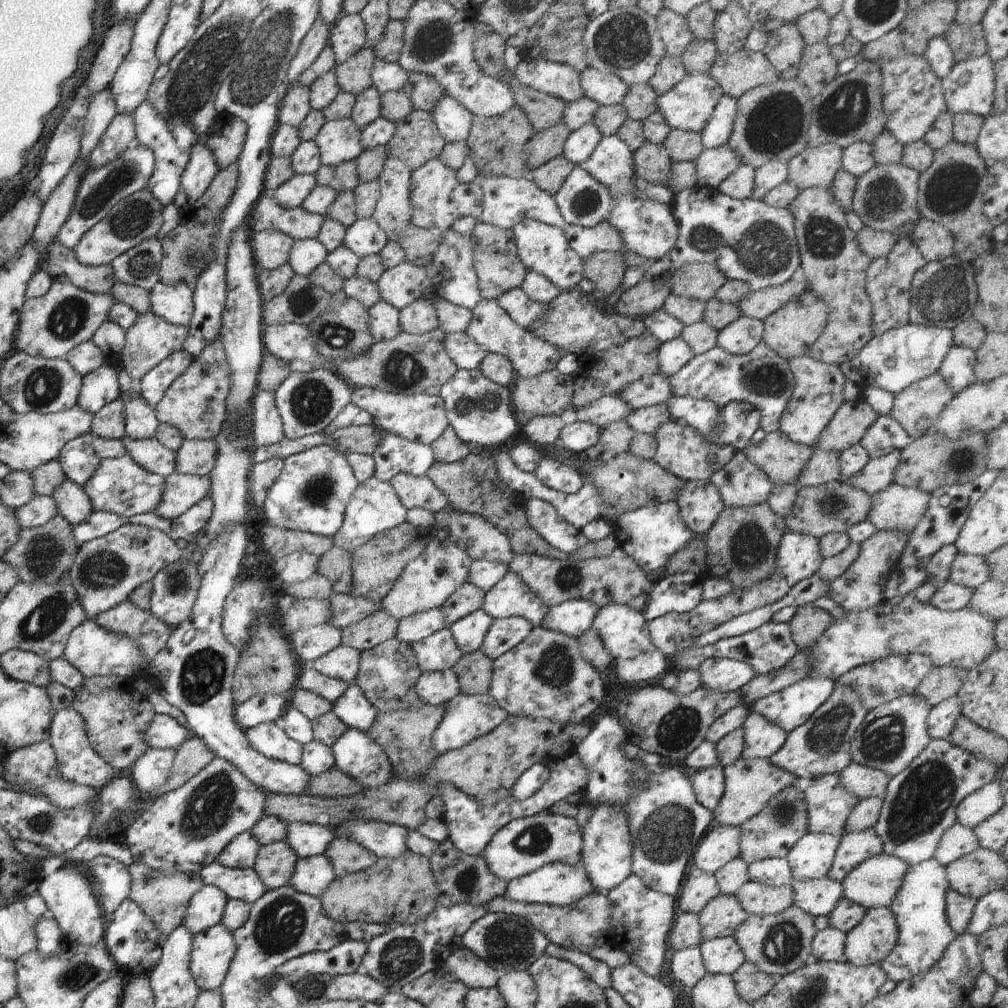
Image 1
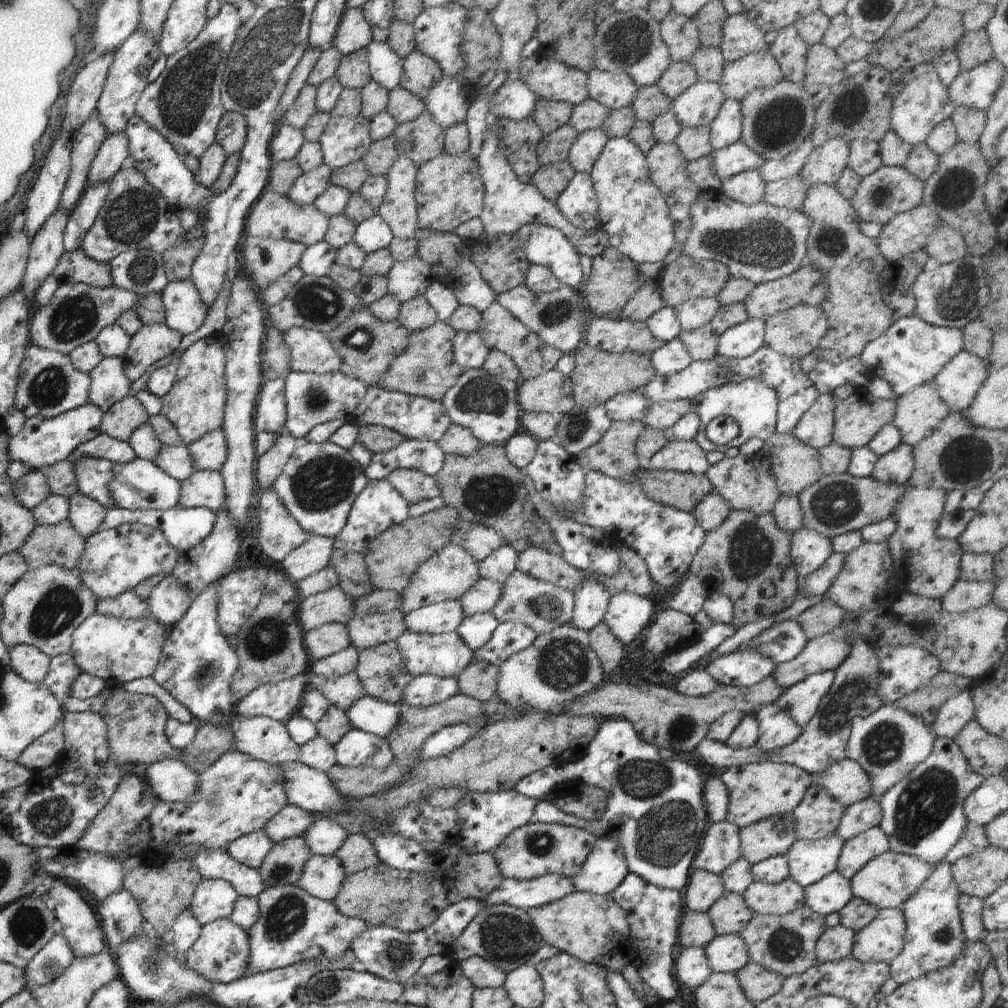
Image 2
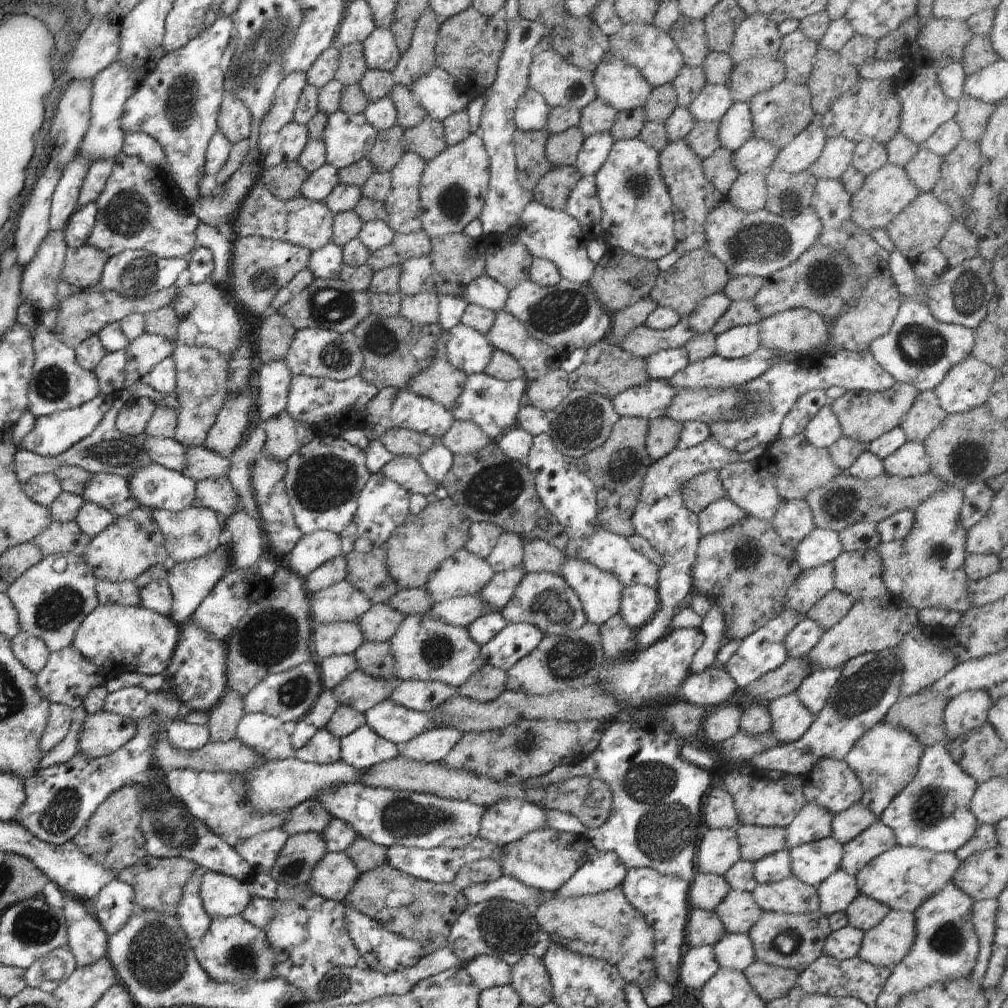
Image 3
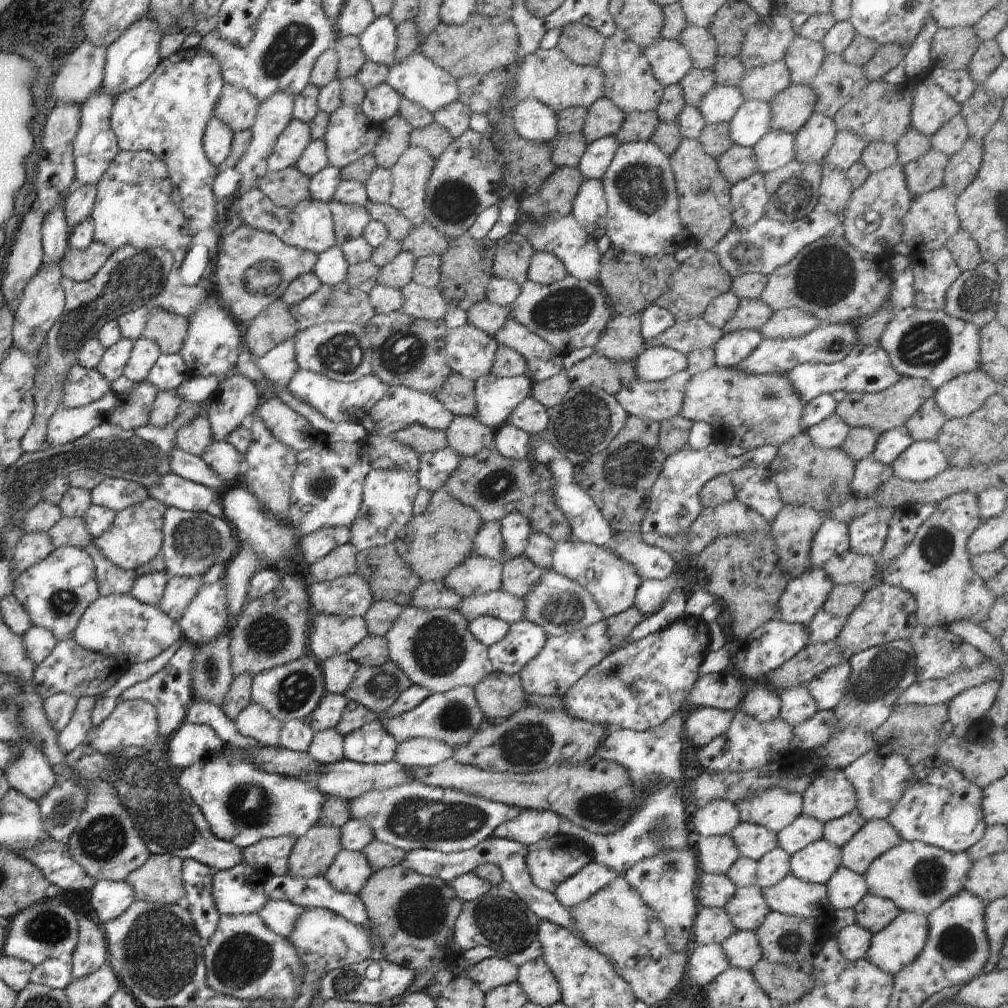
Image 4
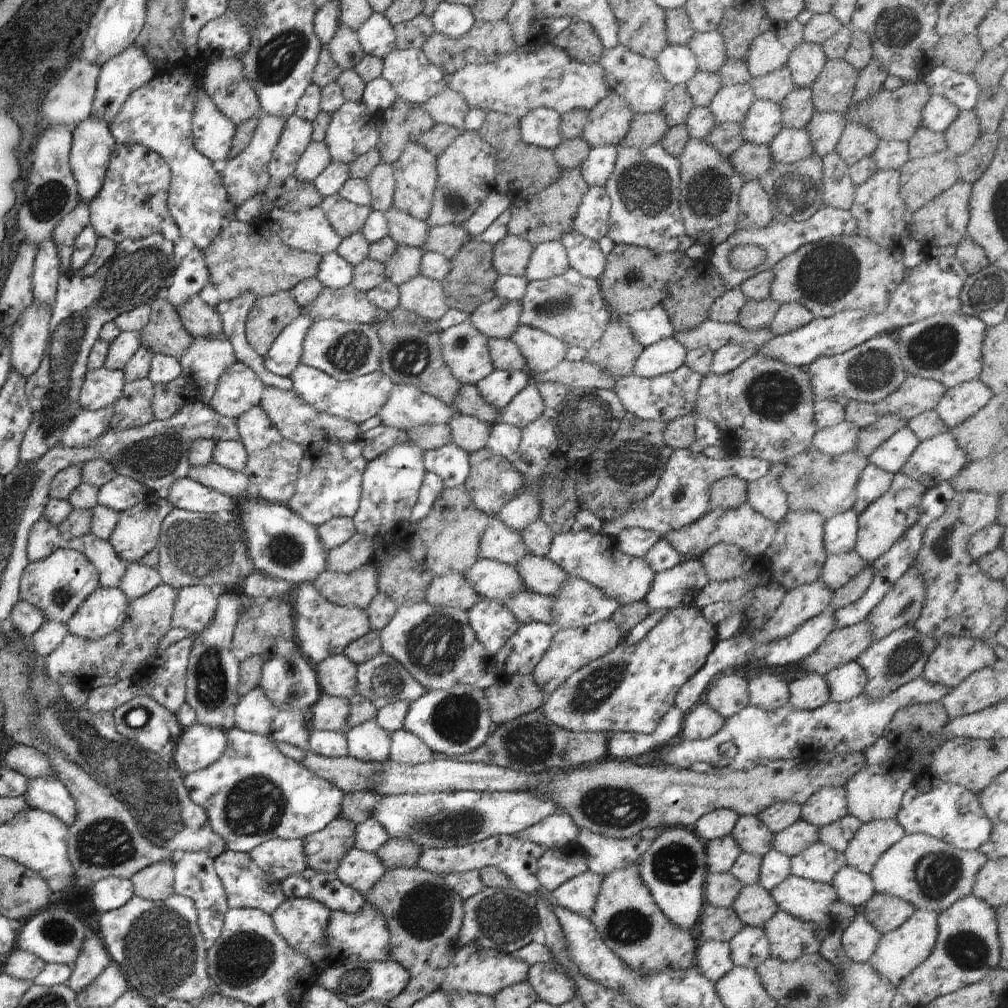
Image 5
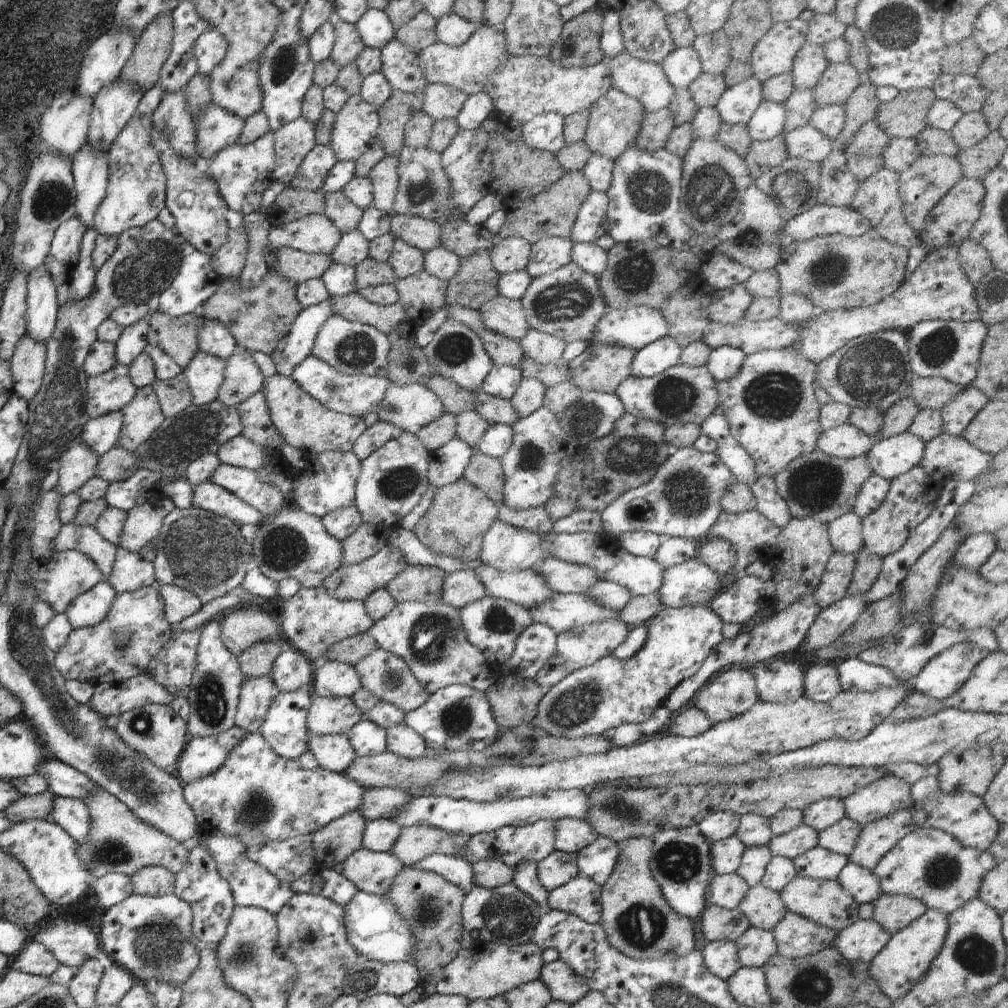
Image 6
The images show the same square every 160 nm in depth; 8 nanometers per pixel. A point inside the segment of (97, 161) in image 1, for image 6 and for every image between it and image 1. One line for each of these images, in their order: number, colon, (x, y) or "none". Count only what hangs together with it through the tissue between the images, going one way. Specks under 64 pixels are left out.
2: (114, 149)
3: (99, 171)
4: (79, 203)
5: (64, 235)
6: (61, 261)

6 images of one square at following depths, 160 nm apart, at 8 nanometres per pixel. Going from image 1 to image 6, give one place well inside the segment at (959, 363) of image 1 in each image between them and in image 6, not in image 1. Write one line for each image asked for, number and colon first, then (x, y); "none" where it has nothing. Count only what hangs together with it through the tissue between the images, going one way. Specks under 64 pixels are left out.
2: (957, 383)
3: (967, 384)
4: (965, 394)
5: (958, 403)
6: (957, 414)

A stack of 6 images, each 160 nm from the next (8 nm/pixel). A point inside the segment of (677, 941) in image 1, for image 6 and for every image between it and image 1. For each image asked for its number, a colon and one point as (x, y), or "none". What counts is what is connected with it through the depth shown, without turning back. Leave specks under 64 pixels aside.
2: (696, 929)
3: (704, 927)
4: (712, 925)
5: (717, 924)
6: (718, 923)

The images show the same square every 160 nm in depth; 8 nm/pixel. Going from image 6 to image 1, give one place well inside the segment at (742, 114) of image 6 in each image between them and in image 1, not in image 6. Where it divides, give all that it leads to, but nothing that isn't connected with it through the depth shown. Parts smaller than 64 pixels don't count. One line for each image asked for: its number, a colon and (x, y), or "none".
1: (688, 106)
2: (698, 105)
3: (710, 104)
4: (720, 103)
5: (730, 104)

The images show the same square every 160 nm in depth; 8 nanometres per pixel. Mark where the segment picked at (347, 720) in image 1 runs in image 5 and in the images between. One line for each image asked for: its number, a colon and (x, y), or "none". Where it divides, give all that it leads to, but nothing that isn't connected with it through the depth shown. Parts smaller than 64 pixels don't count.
2: (369, 714)
3: (395, 723)
4: (453, 717)
5: (453, 722)

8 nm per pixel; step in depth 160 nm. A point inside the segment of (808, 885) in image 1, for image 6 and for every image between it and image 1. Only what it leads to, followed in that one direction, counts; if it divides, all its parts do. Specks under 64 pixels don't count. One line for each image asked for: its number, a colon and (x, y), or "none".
2: (829, 894)
3: (837, 891)
4: (845, 888)
5: (853, 887)
6: (861, 883)

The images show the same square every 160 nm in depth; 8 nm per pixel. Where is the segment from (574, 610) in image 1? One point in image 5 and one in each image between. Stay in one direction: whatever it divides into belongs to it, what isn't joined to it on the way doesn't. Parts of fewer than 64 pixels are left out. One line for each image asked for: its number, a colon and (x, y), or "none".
2: (591, 600)
3: (600, 592)
4: (612, 582)
5: (595, 558)

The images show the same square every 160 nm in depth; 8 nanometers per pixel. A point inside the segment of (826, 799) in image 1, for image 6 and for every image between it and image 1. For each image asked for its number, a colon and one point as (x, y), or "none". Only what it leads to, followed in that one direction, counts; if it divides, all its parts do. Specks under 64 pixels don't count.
2: (818, 815)
3: (813, 823)
4: (805, 830)
5: (802, 834)
6: (789, 845)

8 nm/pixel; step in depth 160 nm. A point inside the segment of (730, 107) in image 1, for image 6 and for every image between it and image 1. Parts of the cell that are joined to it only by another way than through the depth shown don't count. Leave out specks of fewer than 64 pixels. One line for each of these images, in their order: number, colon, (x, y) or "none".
2: (726, 129)
3: (735, 127)
4: (751, 122)
5: (763, 121)
6: (768, 120)

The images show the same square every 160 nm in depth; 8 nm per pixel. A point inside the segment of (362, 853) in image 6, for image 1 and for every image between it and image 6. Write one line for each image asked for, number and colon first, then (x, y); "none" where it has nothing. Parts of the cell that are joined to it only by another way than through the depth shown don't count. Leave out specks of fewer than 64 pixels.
1: (312, 875)
2: (322, 875)
3: (333, 876)
4: (349, 871)
5: (360, 870)

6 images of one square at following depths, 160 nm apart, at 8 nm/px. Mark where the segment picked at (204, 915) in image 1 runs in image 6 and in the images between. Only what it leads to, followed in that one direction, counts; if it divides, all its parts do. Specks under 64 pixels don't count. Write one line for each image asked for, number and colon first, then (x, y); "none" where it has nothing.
2: (214, 899)
3: (222, 896)
4: (240, 890)
5: (247, 887)
6: (252, 885)

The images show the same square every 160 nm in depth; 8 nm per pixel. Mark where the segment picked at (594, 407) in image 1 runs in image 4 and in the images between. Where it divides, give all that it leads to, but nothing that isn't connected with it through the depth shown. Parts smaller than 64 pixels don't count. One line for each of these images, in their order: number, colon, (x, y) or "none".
2: (630, 406)
3: (649, 400)
4: (658, 400)

